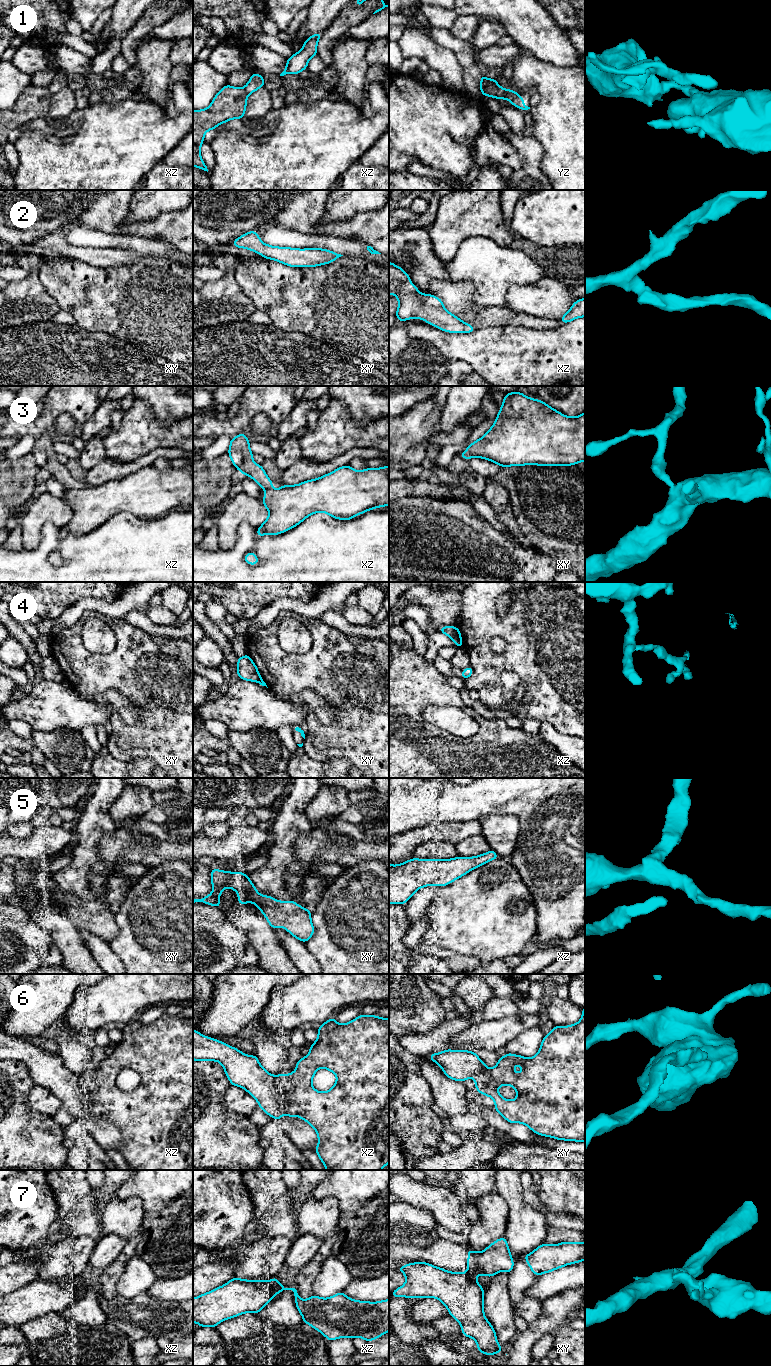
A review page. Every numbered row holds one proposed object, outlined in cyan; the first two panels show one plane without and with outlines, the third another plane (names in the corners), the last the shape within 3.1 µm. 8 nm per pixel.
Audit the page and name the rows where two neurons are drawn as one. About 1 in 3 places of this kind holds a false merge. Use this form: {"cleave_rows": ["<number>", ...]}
{"cleave_rows": ["1", "4", "6", "7"]}

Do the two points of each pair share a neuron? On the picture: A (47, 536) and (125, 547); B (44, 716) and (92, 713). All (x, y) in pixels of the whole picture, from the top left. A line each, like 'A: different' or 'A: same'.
A: same
B: same

